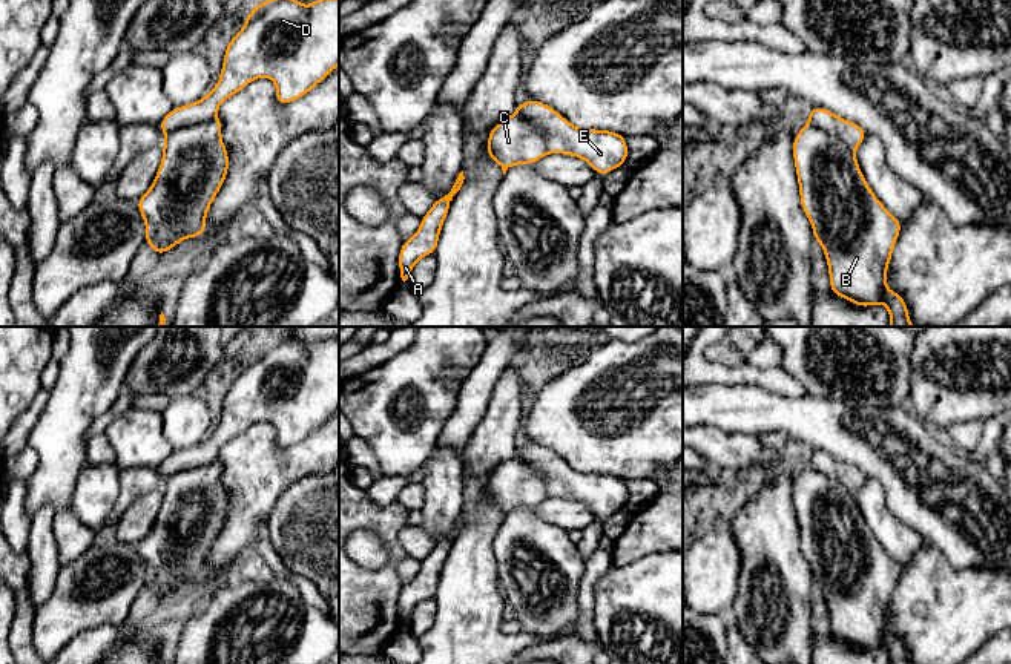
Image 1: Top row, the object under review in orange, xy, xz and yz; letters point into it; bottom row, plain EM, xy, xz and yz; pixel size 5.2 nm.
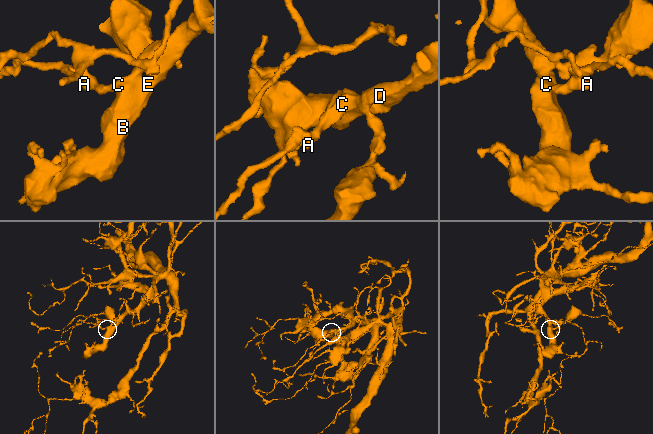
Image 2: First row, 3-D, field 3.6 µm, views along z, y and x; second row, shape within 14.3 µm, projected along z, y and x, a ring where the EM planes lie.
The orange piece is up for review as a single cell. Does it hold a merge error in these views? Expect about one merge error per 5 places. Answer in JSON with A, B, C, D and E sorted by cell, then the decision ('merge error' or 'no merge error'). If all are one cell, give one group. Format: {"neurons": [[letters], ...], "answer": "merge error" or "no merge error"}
{"neurons": [["A", "B", "C", "D", "E"]], "answer": "no merge error"}

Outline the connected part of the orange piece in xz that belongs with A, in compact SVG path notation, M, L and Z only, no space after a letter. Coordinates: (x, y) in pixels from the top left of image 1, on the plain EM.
M460 515L451 535L436 543L431 552L422 560L419 574L408 584L402 586L397 607L403 626L408 623L414 607L420 601L436 597L439 578L448 558L453 540L460 534L463 523L463 515Z

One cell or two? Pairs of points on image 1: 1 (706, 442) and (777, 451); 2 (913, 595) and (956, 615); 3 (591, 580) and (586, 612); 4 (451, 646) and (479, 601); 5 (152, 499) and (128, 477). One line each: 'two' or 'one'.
1: one
2: one
3: one
4: one
5: two

